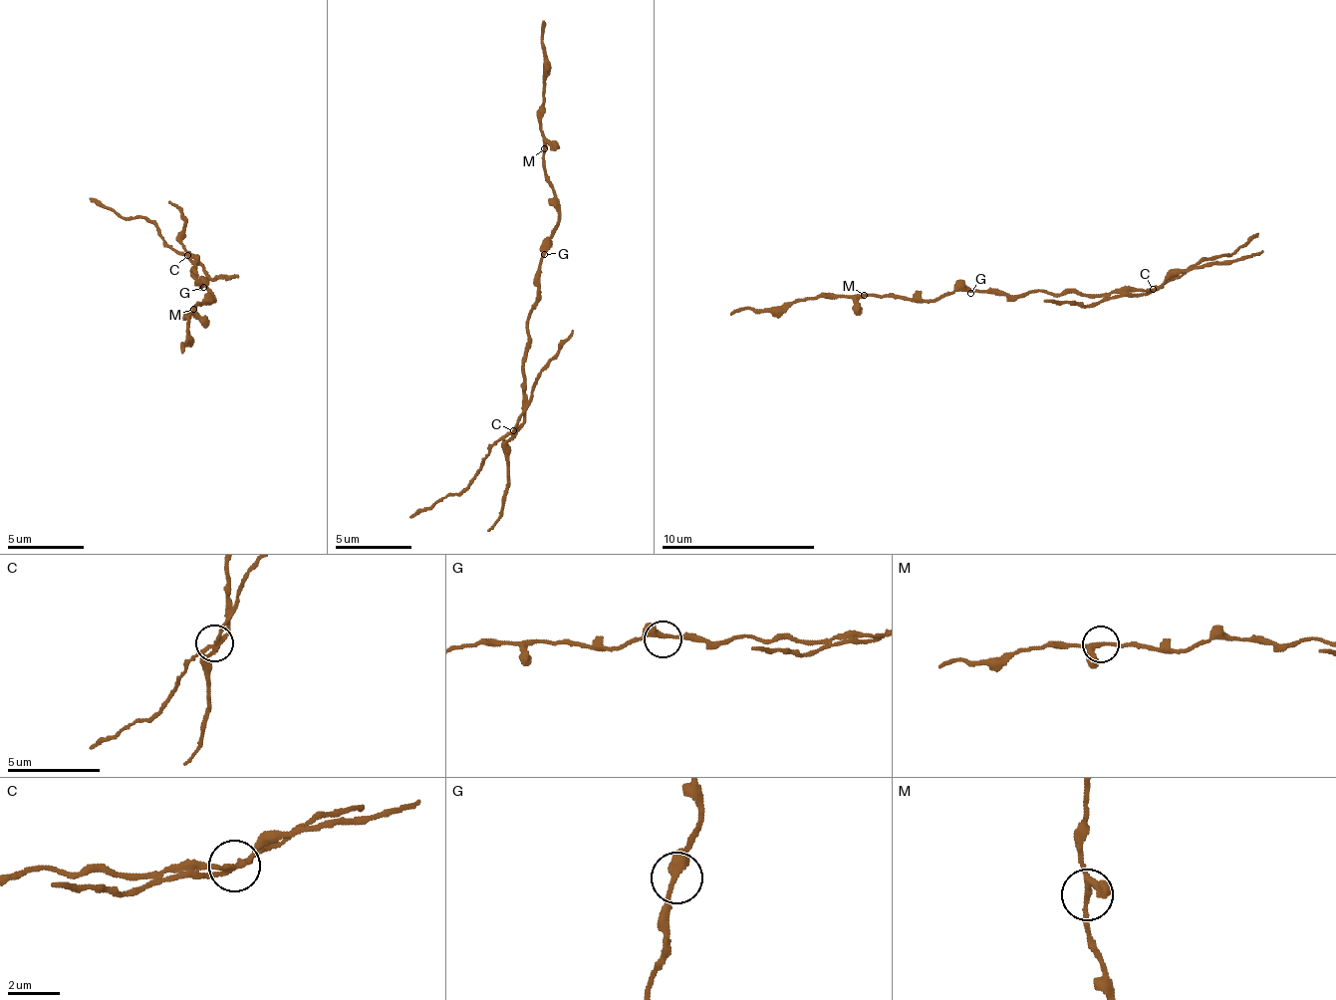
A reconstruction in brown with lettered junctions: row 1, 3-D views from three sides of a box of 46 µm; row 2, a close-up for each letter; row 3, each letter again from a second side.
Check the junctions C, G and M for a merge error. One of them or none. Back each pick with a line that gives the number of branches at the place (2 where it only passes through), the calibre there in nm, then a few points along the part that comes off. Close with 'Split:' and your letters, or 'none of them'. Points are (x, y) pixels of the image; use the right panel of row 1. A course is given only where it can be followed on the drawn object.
C: 3 | 200 nm | (1154, 290), (1162, 289), (1215, 256), (1237, 251), (1258, 232)
Split: C

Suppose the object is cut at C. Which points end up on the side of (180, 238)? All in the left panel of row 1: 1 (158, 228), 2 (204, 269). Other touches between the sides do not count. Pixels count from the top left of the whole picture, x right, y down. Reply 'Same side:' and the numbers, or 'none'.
Same side: none

